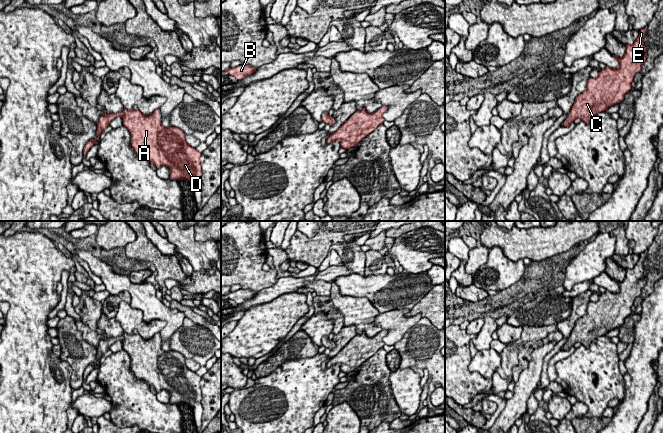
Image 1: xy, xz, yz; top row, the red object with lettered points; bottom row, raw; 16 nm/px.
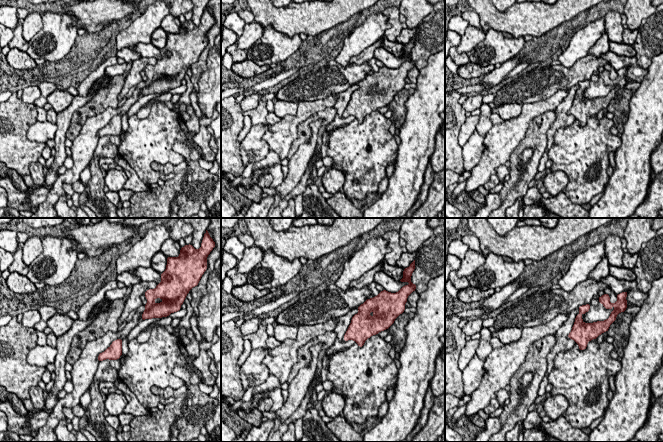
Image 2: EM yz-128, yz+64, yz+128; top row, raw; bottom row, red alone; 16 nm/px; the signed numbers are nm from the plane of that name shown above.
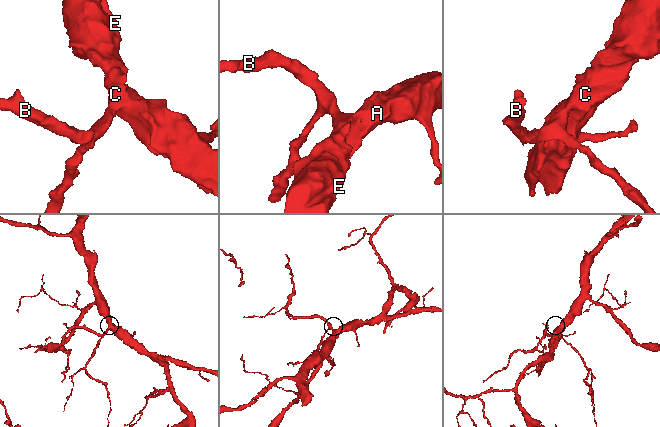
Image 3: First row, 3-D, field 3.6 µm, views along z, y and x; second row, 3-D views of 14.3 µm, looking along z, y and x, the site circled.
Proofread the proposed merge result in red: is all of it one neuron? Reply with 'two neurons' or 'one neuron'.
one neuron

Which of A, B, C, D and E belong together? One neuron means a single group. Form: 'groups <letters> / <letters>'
groups A B C D E

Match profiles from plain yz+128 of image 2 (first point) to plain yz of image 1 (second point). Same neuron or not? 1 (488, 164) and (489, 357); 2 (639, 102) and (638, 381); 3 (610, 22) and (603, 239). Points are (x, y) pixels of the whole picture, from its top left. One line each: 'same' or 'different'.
1: different
2: same
3: different

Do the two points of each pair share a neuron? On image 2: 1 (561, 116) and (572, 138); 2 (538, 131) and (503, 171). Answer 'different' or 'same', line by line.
1: different
2: different

